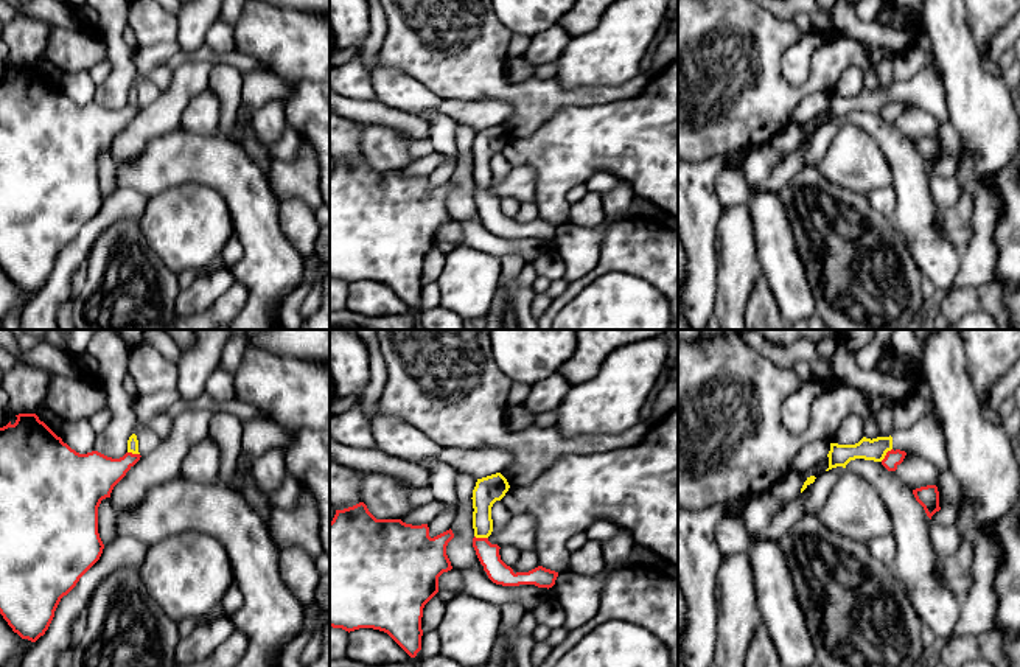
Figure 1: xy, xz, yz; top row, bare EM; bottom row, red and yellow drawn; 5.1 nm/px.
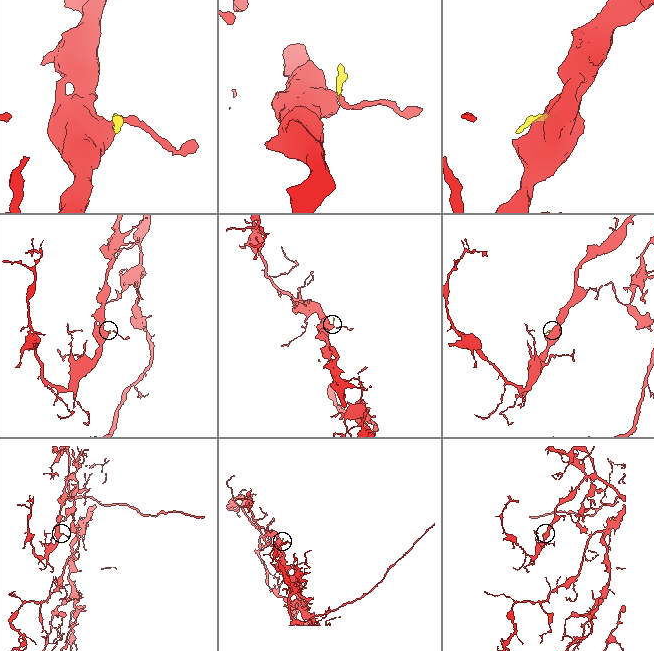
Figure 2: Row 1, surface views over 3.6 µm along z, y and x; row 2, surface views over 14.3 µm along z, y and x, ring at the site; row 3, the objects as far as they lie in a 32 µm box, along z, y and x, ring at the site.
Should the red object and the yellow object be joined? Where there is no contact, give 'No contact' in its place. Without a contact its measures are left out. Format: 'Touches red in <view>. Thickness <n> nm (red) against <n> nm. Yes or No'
Touches red in yz. Thickness 80 nm (red) against 120 nm. No

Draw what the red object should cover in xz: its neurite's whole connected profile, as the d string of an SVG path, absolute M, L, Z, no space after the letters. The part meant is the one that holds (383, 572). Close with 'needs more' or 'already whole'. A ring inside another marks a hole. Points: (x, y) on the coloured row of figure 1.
M364 502L336 510L330 522L330 627L384 631L415 658L421 650L423 608L438 592L438 577L452 569L446 555L452 538L451 529L431 538L428 524L376 519Z; already whole

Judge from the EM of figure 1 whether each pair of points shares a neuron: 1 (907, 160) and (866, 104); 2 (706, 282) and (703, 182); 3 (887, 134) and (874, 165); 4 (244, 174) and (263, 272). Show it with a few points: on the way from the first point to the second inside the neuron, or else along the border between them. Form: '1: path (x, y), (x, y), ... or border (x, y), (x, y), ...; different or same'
1: border (880, 112), (852, 111), (845, 118); different
2: path (702, 257), (702, 207); same
3: border (854, 123), (880, 150), (888, 164), (890, 184); different
4: path (249, 199), (263, 247); same

